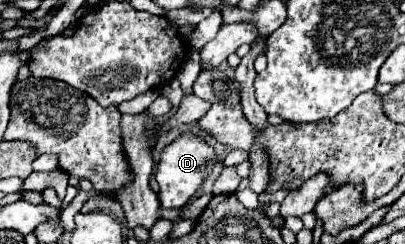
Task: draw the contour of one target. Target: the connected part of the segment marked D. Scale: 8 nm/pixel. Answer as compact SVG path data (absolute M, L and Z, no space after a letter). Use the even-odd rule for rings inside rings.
M185 133L177 137L171 145L167 145L161 153L161 163L157 169L157 183L161 187L159 191L159 201L161 209L181 209L189 203L189 199L195 195L199 185L205 181L205 177L211 173L211 167L215 163L215 149L209 147L207 141Z

